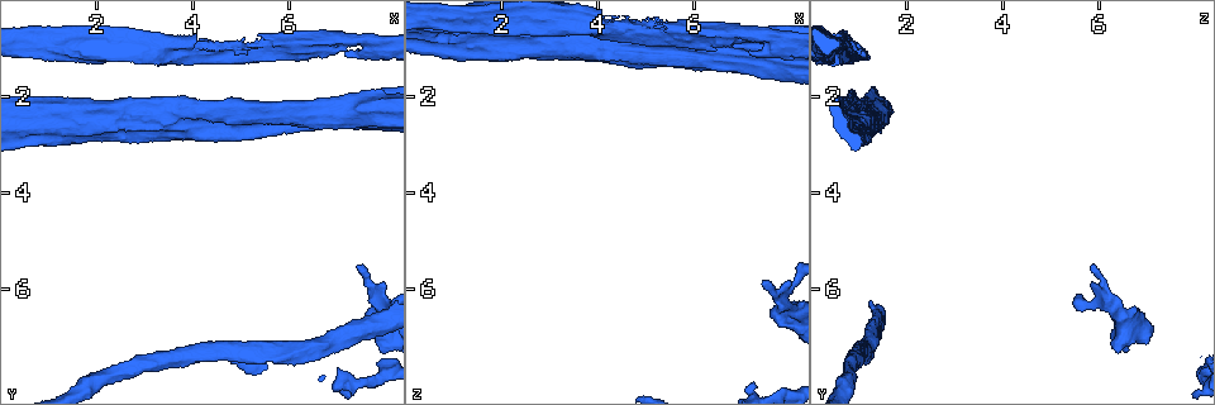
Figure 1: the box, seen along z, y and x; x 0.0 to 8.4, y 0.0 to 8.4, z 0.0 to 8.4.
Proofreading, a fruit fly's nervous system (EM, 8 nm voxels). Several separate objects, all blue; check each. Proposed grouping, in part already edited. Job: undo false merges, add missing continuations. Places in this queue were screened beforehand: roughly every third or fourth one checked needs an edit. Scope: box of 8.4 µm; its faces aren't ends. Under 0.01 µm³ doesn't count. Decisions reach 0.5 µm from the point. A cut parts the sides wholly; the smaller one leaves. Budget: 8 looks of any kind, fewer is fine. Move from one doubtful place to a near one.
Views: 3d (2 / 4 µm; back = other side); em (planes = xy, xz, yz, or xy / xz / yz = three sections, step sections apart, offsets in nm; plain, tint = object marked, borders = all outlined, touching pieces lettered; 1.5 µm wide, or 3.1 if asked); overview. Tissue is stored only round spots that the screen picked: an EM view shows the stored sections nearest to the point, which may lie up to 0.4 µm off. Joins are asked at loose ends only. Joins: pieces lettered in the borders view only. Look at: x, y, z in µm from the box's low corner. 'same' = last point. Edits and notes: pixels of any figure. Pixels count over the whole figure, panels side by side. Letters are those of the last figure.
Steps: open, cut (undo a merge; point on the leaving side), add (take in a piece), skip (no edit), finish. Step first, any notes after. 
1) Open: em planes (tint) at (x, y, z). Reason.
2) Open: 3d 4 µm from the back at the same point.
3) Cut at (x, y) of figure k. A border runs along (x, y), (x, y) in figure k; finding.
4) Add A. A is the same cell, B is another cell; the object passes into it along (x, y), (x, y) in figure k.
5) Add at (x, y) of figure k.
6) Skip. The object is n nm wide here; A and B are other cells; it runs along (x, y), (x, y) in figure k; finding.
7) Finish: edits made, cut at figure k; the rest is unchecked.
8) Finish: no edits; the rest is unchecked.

Open: em planes (borders) at (7.45, 5.55, 5.95). Thin end.

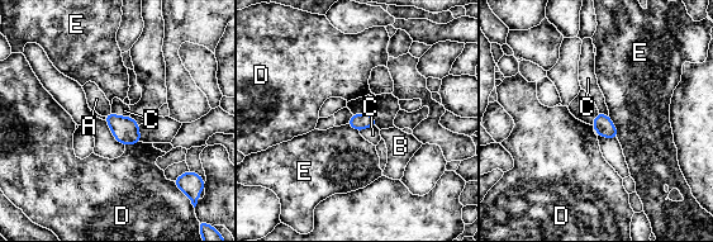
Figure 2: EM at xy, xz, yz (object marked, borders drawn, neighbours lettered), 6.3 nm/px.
Add A. The object is 110 nm wide here; A is the same cell, B, C, D and E are other cells; the object passes into it along (126, 129), (108, 114), (96, 99) in figure 2; the cell continues.

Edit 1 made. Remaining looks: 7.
Open: overview. See it whole again.

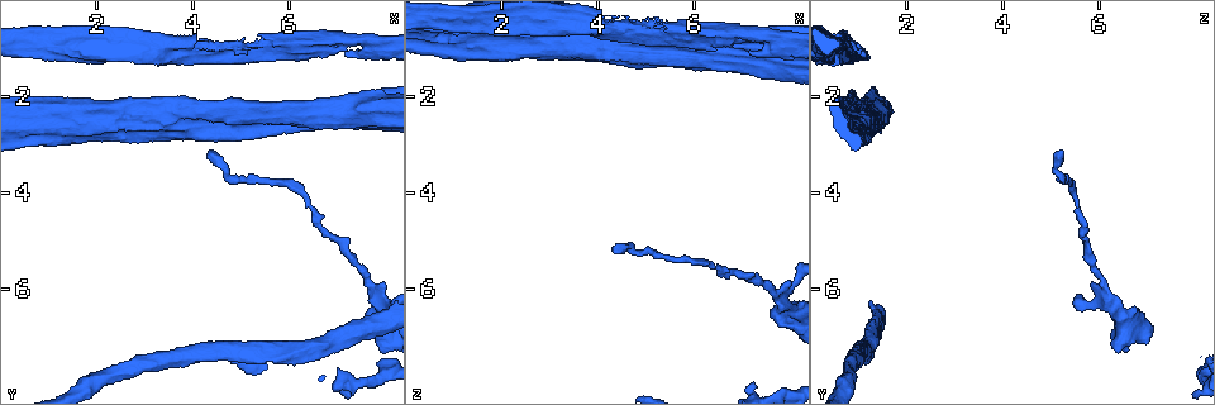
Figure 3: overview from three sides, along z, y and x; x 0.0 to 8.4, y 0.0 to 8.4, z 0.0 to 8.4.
Open: 3d 2 µm at (7.60, 0.90, 0.70). Sharp bend.

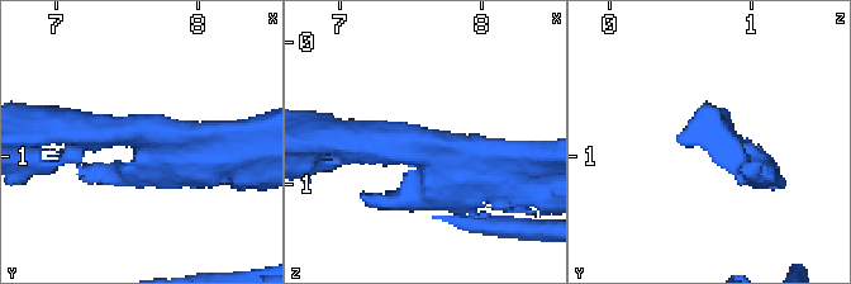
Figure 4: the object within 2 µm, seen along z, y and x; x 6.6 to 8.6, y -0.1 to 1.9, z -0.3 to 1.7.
Open: em planes (tint) at (7.58, 0.84, 0.74).

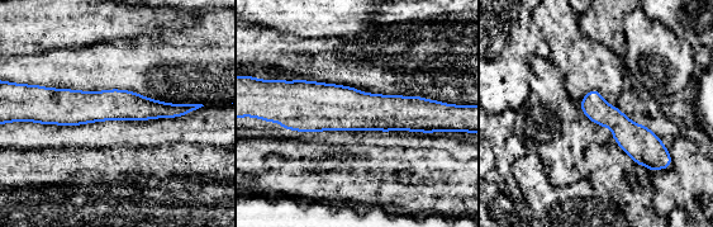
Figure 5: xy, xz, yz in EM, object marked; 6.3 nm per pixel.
Open: em planes (borders) at the same point. What lies round it.

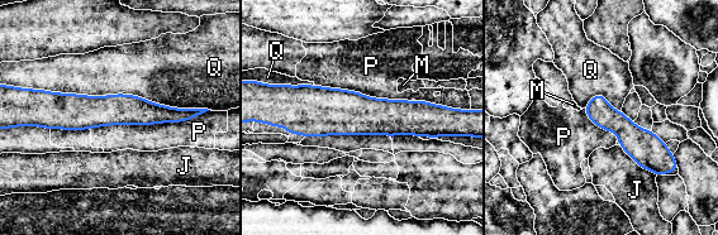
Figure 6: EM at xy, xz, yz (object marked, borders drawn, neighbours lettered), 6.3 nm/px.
Skip. The object is 160 nm wide here; J, M, P and Q are other cells; it runs along (285, 110), (423, 118), (437, 123) in figure 6; continuous, no second cell.

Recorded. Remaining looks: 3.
Open: 3d 2 µm at (1.10, 2.05, 0.70). Branch stops here.

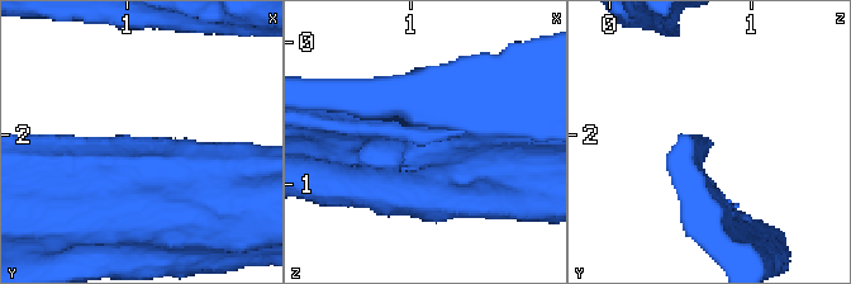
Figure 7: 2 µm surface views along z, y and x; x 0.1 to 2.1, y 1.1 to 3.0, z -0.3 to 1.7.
Open: em xy step 8 (tint) at (1.14, 2.04, 0.70).

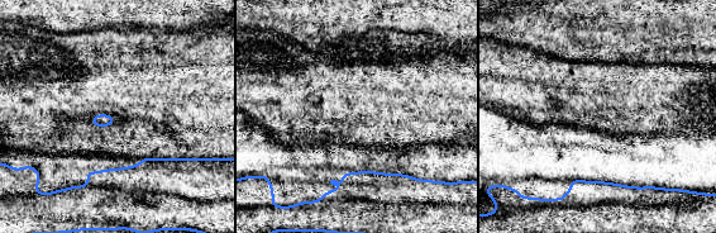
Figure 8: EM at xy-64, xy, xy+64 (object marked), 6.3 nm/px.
Open: em planes (borders) at the same point. Another direction.

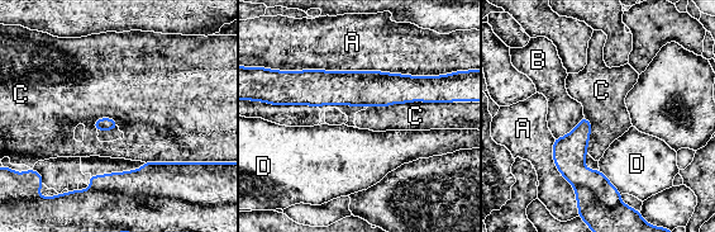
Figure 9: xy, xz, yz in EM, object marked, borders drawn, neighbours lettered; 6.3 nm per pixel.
Cut at (166, 180) of figure 9. A, B, C and D are other cells; the part that leaves runs along (287, 99), (432, 99) in figure 9; a second cell is stuck on.

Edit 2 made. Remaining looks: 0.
Finish: edits made, add at figure 2, cut at figure 9; the rest is unchecked.

